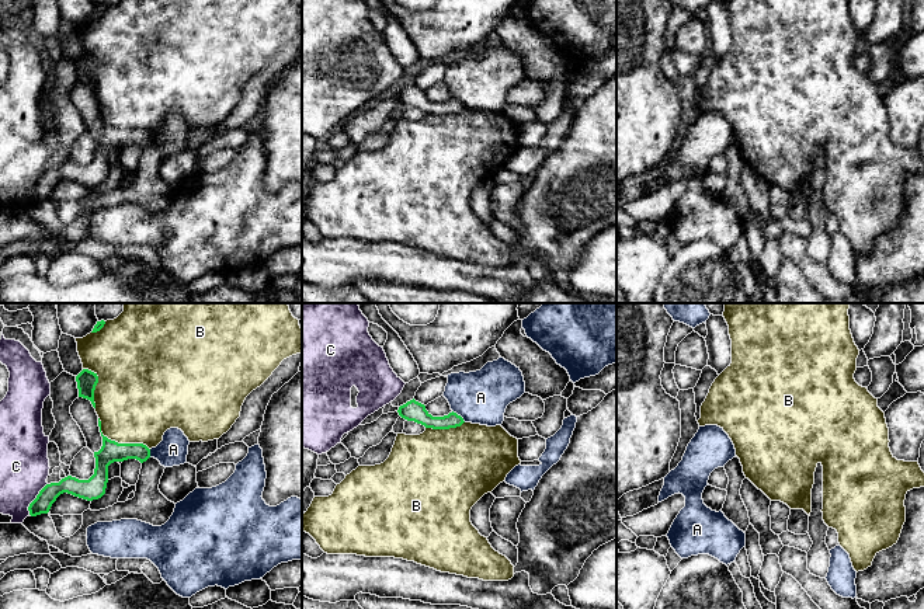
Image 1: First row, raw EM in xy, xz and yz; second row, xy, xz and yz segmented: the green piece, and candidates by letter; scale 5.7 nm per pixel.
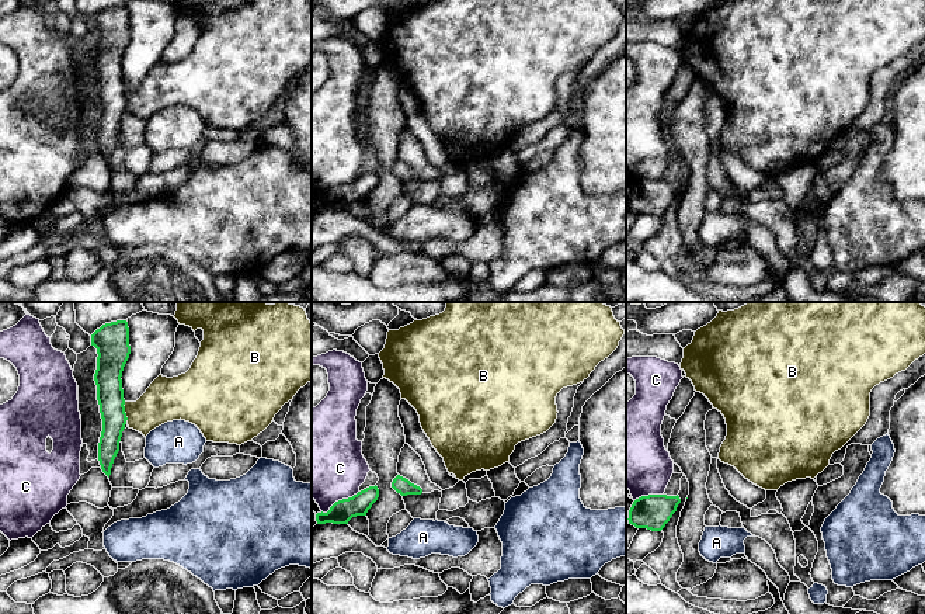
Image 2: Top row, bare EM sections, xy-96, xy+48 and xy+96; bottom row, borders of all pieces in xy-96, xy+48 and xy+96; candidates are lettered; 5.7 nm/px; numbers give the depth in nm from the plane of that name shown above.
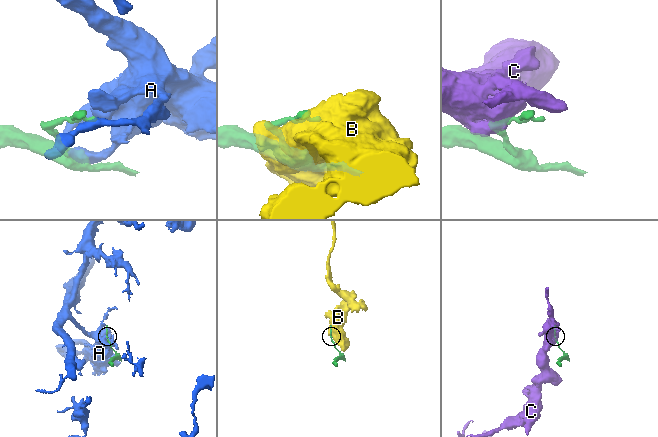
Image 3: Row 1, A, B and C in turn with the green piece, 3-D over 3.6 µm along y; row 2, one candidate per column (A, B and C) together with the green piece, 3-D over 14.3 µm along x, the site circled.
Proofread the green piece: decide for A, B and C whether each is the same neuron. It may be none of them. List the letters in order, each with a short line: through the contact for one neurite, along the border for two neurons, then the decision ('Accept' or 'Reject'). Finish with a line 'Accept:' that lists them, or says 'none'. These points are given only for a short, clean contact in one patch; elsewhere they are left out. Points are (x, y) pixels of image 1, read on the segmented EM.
A: Line: xz (452, 410), (465, 421). Reject
B: Reject
C: Line: xy (47, 483), (30, 504), (28, 514). Reject
Accept: none

